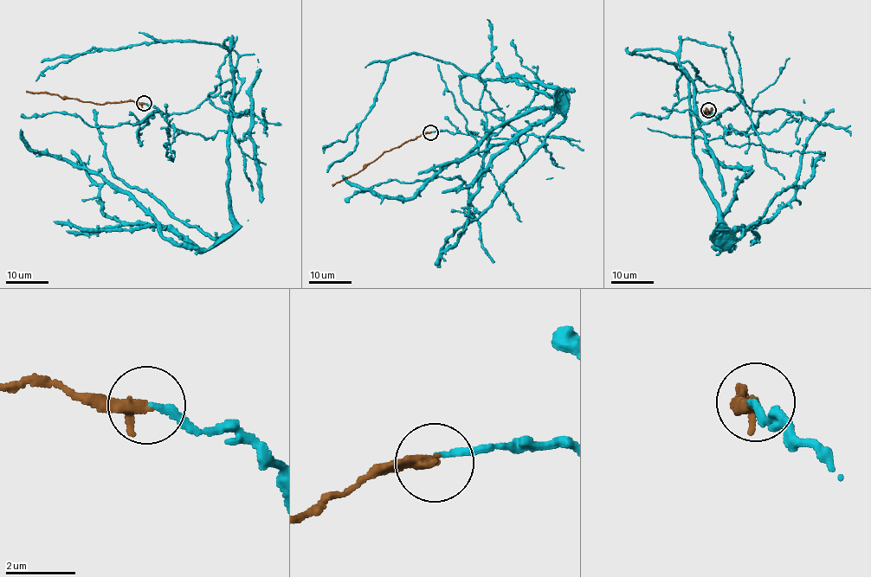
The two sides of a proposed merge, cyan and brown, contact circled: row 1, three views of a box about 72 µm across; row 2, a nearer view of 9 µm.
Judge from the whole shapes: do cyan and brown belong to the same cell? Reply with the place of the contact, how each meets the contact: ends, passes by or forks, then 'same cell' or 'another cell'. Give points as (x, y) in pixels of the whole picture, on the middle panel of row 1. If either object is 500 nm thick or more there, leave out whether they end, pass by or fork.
place (430, 132); cyan ends; brown ends; another cell

